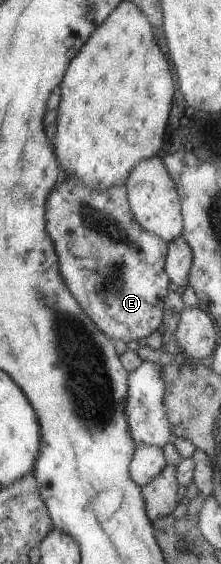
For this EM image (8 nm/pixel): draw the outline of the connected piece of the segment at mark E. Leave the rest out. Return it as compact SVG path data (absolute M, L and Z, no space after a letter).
M62 172L61 179L54 188L46 196L46 232L48 238L52 240L55 253L57 254L58 270L66 288L74 297L74 300L80 305L80 308L86 313L86 316L96 325L96 328L103 332L112 341L122 340L124 343L131 340L140 340L146 338L152 331L162 326L162 305L165 296L168 294L166 286L168 286L169 278L163 269L164 259L167 253L167 242L157 237L151 232L145 231L133 217L127 201L127 192L123 184L109 186L107 189L92 189L80 182L78 177L74 175L64 176Z

